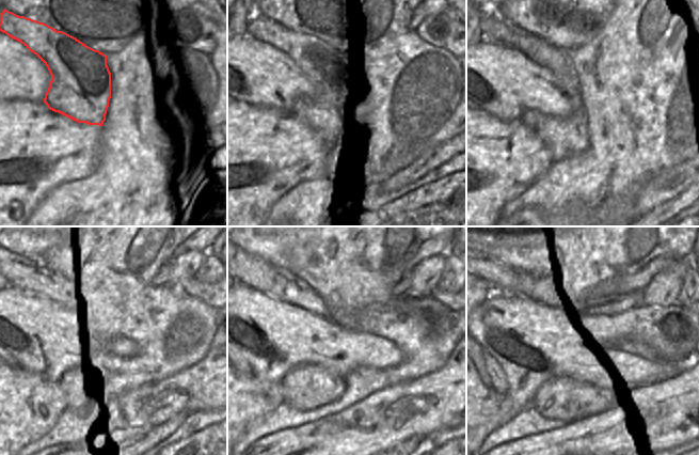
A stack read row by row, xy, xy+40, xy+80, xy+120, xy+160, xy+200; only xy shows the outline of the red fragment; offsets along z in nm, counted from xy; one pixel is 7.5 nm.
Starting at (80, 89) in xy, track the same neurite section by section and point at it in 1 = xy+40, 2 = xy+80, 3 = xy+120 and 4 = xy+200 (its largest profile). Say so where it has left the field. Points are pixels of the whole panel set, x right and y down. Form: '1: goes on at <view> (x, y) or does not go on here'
1: goes on at xy+40 (323, 108)
2: goes on at xy+80 (565, 137)
3: goes on at xy+120 (86, 385)
4: goes on at xy+200 (564, 398)

